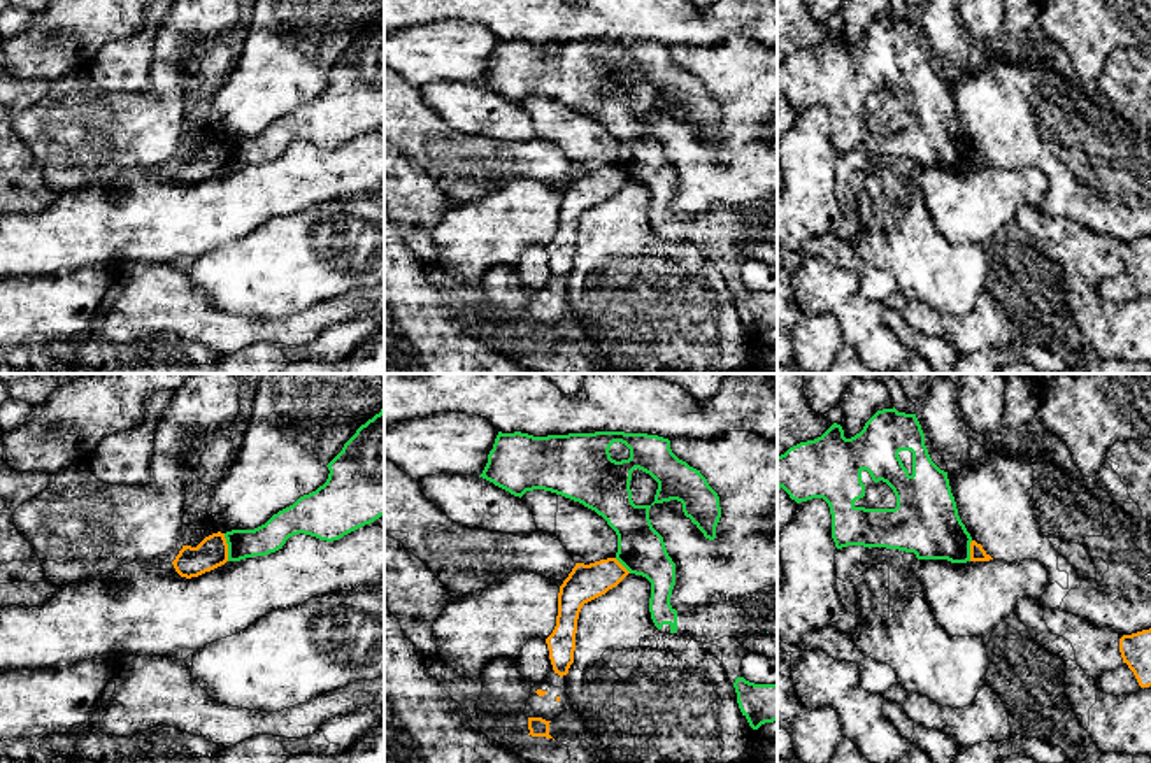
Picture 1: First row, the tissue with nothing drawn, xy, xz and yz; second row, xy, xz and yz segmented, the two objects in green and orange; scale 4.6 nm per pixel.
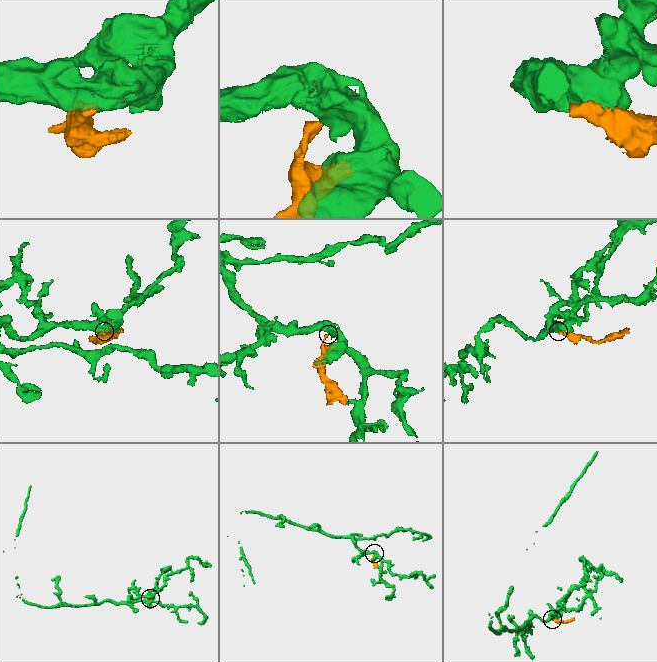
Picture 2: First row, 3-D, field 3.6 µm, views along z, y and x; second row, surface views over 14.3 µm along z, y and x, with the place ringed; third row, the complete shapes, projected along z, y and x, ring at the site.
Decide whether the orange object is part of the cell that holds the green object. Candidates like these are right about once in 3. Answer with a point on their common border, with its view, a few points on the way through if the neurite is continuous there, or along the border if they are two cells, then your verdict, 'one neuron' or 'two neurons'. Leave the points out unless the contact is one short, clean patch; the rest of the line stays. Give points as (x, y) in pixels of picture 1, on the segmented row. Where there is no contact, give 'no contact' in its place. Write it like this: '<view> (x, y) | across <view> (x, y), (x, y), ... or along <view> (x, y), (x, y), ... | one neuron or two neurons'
xy (228, 548) | along xy (223, 534), (228, 560) | two neurons

